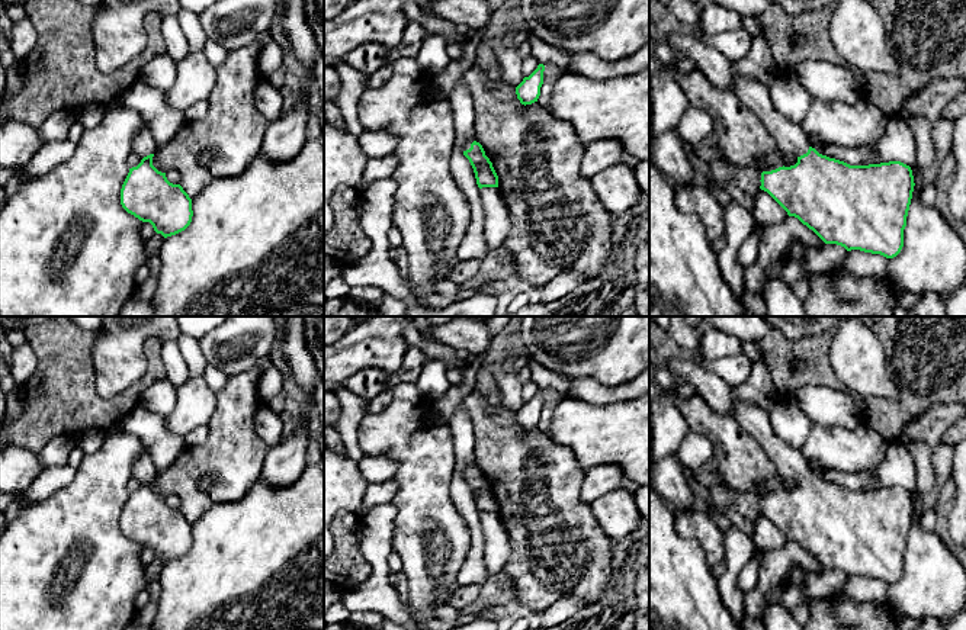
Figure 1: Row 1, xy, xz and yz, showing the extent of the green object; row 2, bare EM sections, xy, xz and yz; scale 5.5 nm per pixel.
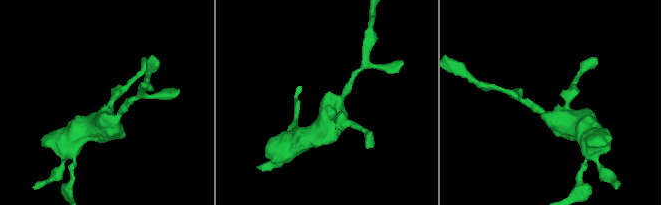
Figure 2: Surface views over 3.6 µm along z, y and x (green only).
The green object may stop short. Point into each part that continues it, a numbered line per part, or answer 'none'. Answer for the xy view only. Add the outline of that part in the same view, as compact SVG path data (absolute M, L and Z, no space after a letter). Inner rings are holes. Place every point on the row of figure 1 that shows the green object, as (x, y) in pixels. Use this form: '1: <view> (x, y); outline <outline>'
1: xy (144, 144); outline M148 128L141 129L132 144L132 151L139 155L141 158L154 154L157 151L157 144L151 135L151 131Z

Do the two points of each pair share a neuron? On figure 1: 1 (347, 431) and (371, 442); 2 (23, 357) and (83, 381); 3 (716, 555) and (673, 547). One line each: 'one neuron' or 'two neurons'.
1: two neurons
2: two neurons
3: two neurons

